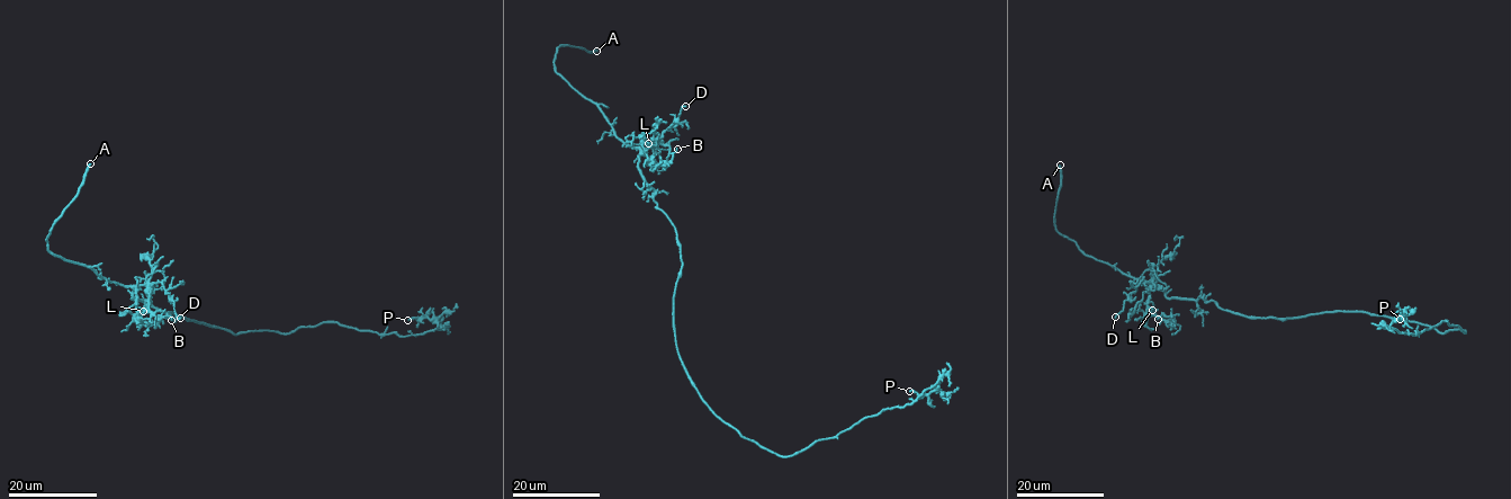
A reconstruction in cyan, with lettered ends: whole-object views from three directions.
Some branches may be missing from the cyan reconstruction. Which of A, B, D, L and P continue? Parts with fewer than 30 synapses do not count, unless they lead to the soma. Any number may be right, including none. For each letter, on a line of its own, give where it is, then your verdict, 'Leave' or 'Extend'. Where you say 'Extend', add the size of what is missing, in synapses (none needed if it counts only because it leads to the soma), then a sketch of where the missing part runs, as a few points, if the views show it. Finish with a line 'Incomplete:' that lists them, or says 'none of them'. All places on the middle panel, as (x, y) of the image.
A: Place: (596, 51). Extend. Course of what is missing: (596, 51), (628, 54), (641, 47), (642, 43)
B: Place: (677, 149). Leave
D: Place: (685, 106). Leave
L: Place: (648, 143). Leave
P: Place: (909, 391). Leave
Incomplete: A

